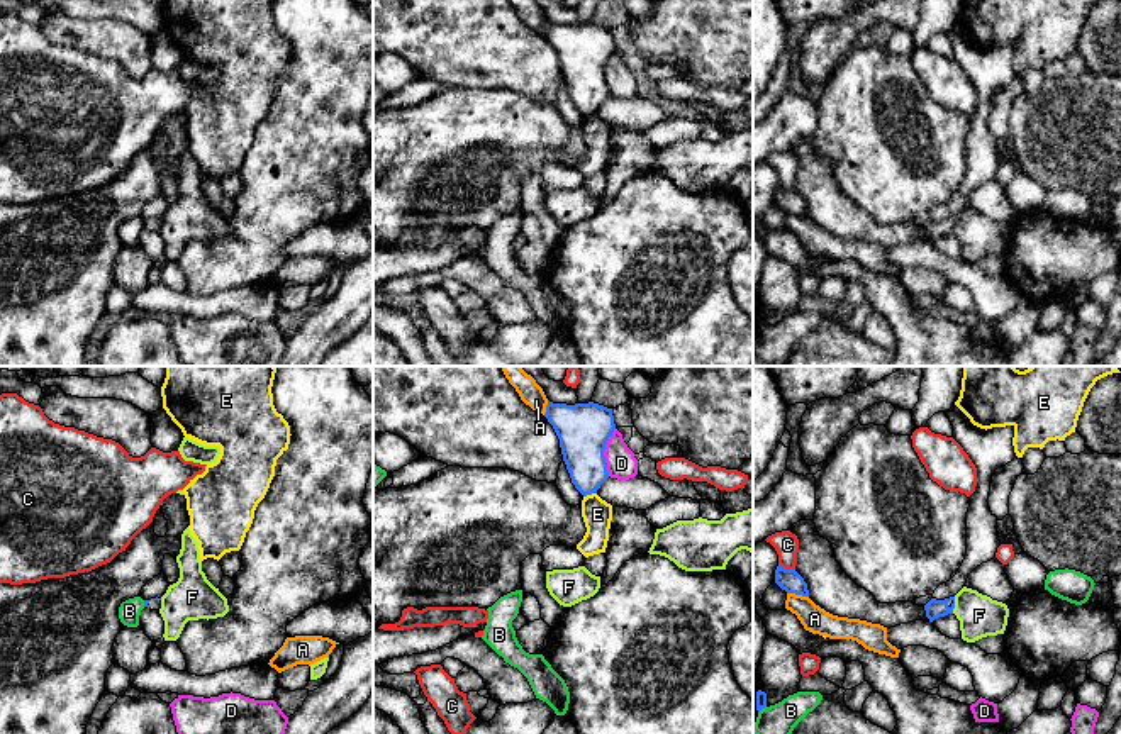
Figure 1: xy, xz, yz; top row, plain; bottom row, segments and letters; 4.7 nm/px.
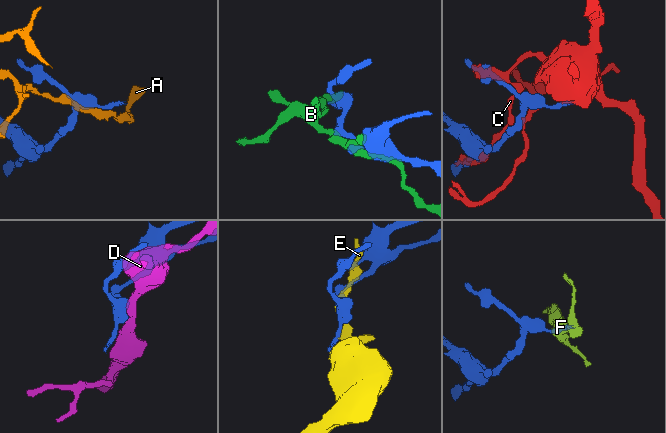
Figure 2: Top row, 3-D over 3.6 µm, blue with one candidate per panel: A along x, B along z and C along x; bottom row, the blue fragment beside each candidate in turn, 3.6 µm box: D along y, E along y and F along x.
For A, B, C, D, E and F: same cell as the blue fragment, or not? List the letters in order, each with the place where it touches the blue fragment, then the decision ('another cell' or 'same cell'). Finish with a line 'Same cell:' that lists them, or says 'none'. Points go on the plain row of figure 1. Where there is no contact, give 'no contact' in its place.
A: contact yz (797, 214); another cell
B: contact yz (762, 328); another cell
C: contact yz (787, 190); another cell
D: contact xz (602, 72); another cell
E: contact xz (589, 114); another cell
F: contact yz (953, 226); another cell
Same cell: none

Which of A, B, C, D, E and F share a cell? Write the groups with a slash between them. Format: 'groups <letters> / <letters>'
groups A / B / C / D / E / F

